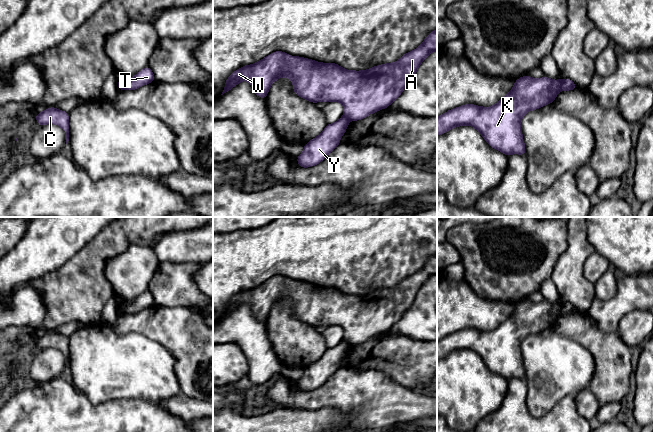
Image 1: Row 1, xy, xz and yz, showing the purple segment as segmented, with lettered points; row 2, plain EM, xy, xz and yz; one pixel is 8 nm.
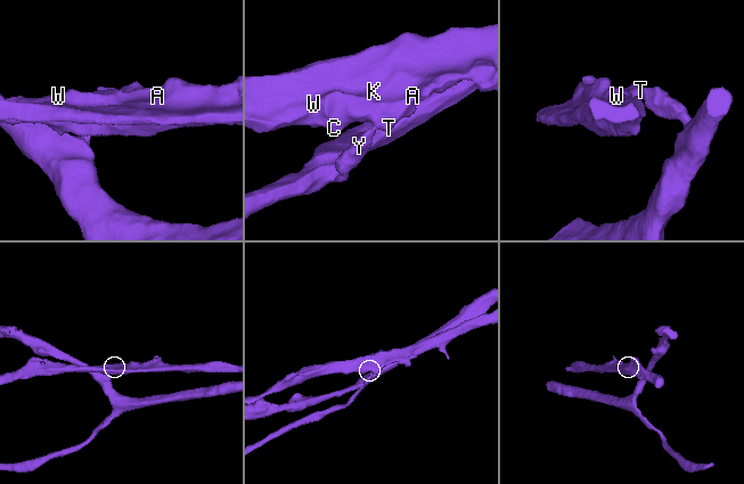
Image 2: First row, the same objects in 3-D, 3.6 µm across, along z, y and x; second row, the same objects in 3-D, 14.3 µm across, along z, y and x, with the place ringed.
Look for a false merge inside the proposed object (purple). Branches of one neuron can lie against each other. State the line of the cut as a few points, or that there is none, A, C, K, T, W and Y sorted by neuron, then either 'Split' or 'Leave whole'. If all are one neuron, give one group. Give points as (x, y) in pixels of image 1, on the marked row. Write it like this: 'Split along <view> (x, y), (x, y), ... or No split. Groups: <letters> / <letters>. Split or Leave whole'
Split along yz (562, 79), (560, 89). Groups: A C K T W / Y. Split

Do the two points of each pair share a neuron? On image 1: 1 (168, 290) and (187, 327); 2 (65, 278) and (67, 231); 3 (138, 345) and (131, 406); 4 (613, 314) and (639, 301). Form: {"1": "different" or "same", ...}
{"1": "different", "2": "different", "3": "different", "4": "same"}

